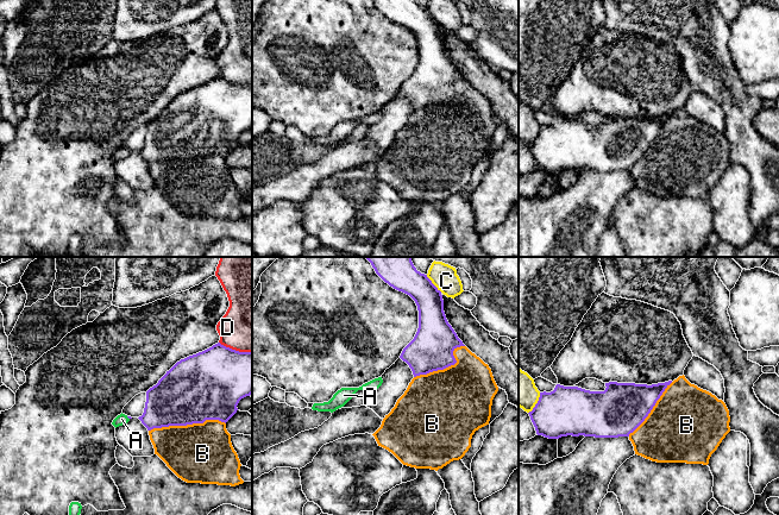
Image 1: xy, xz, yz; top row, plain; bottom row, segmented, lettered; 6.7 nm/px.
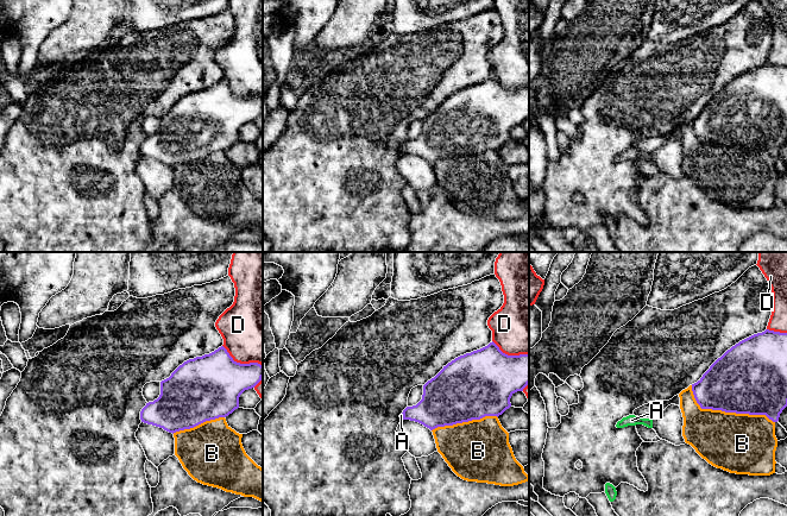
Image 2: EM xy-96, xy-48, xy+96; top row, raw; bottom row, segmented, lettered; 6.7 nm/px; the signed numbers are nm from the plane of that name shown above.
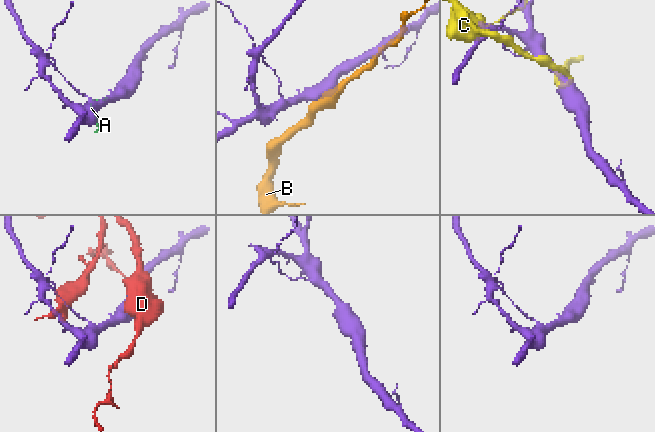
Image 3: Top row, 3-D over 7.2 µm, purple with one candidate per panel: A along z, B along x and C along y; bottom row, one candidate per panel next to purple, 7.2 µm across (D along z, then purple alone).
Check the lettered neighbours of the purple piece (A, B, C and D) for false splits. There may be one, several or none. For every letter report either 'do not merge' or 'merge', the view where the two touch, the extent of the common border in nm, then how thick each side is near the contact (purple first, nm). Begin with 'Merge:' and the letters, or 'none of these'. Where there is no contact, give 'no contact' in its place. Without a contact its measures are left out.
Merge: A
A: merge; no contact
B: do not merge; contact in xy; length 500 nm; calibres 440 and 400 nm
C: do not merge; contact in xz; length 160 nm; calibres 220 and 170 nm
D: do not merge; contact in xy; length 240 nm; calibres 440 and 380 nm

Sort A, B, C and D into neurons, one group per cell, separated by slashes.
A / B / C / D

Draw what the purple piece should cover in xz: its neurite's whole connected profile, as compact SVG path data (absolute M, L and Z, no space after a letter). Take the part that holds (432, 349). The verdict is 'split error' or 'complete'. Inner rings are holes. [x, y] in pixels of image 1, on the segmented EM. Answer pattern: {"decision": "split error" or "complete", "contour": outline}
{"decision": "complete", "contour": "M412 257L365 258L385 283L409 295L417 306L417 332L400 356L414 377L454 365L453 351L465 345L446 319L441 291L416 270Z"}

